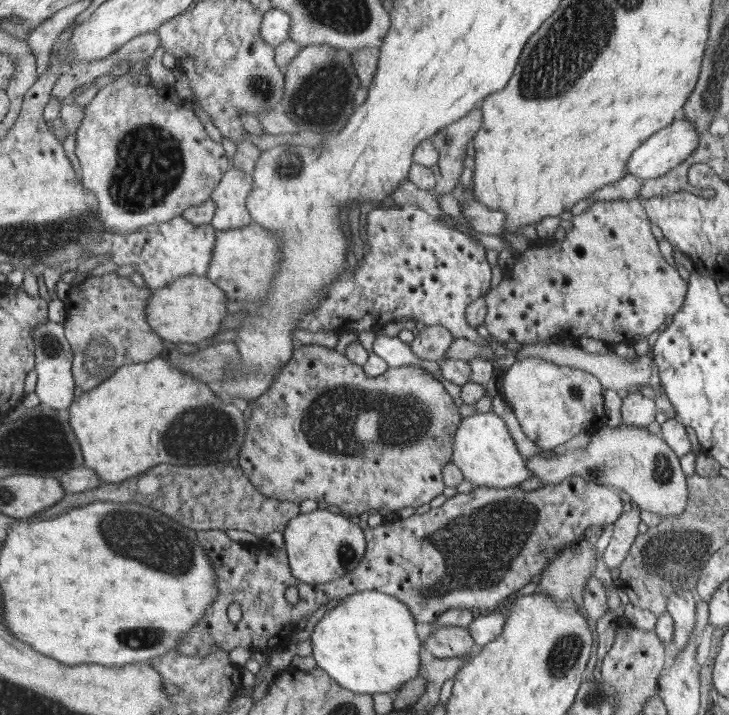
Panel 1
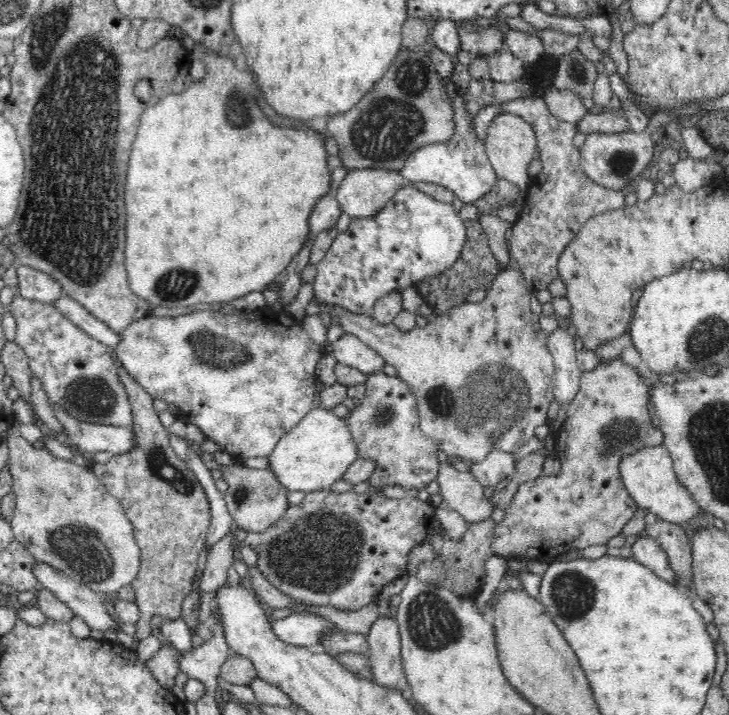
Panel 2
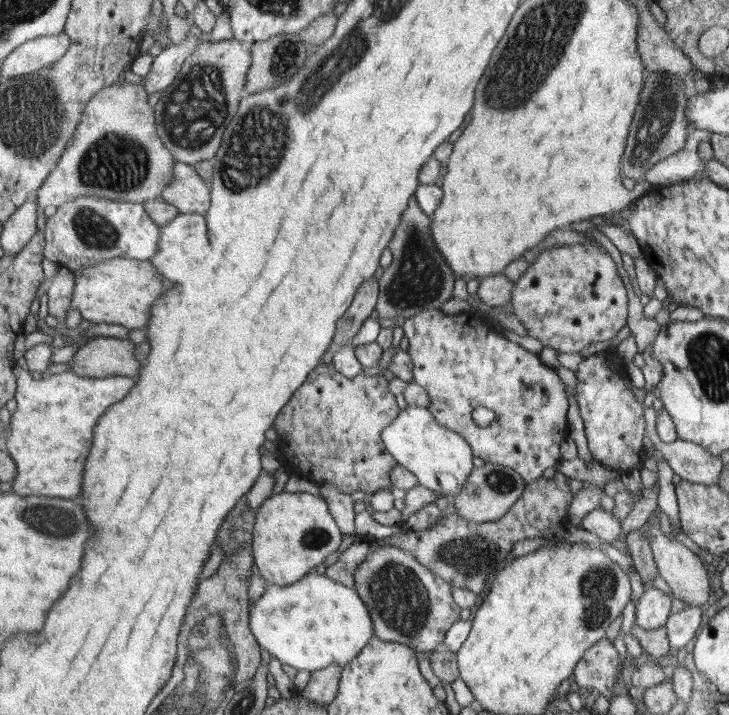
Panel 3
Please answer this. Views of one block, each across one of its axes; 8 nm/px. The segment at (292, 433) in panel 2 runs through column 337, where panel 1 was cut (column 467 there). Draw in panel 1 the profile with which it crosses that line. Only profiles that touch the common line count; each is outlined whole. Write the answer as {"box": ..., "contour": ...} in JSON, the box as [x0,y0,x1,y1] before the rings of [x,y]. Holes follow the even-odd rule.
{"box":[451,411,532,487],"contour":[[[494,411],[476,412],[474,415],[461,418],[459,428],[456,428],[453,436],[451,462],[460,468],[465,480],[475,487],[516,487],[532,477],[532,472],[528,470],[528,462],[524,462],[522,455],[518,454],[504,420]]]}

